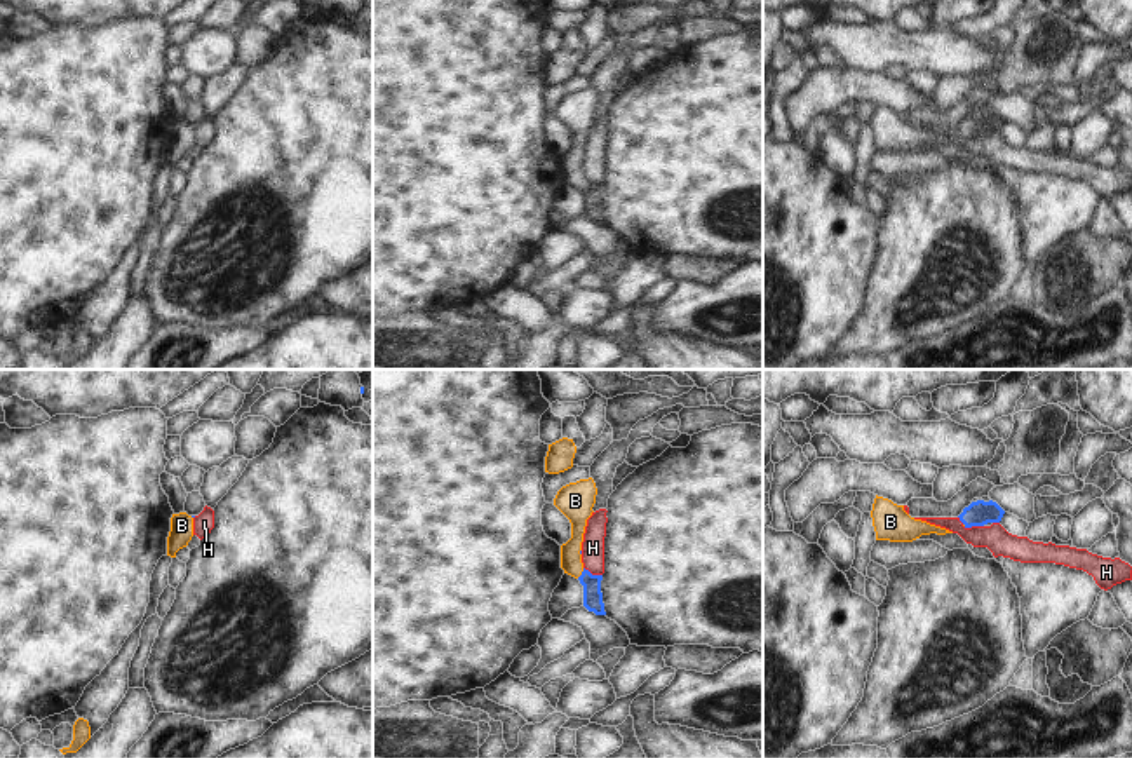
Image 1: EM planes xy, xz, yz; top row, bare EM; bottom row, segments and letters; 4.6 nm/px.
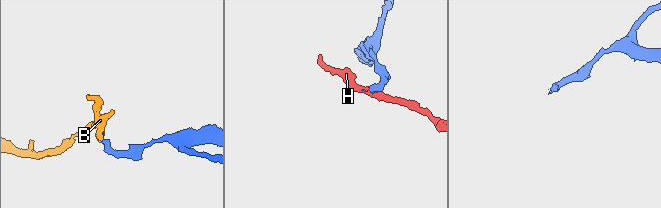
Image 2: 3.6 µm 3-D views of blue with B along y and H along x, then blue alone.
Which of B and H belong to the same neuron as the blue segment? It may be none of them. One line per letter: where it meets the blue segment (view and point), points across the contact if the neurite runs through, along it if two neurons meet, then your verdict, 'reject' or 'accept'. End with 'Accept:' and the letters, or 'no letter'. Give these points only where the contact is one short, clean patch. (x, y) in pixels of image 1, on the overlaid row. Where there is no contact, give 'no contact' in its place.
B: meets blue in xz at (582, 574); runs through xz (592, 598), (592, 586), (582, 574), (572, 563); accept
H: meets blue in yz at (972, 525); border along yz (983, 525), (963, 527); reject
Accept: B

